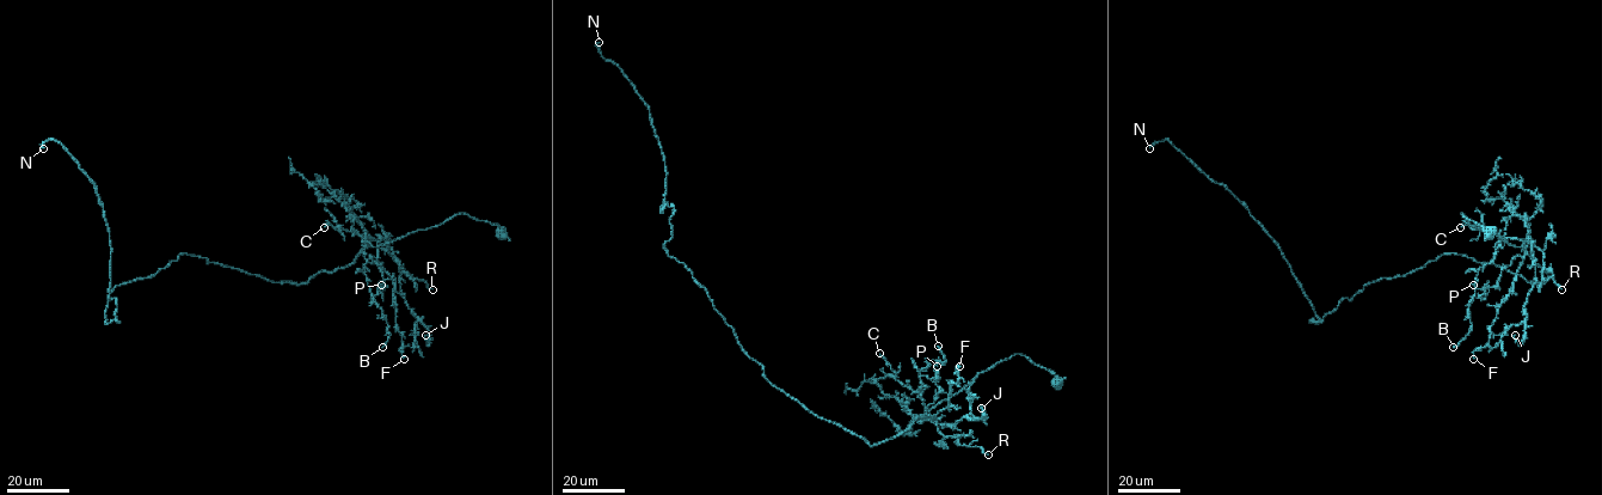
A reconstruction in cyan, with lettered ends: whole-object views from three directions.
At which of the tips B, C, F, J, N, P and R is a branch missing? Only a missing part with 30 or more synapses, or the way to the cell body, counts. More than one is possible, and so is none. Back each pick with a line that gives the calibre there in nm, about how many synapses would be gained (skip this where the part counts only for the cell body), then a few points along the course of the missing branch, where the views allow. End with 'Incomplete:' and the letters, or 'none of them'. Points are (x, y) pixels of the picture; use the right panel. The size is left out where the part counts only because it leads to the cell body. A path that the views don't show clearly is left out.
N: 220 nm thick; about 60 synapses; missing branch runs (1149, 148), (1135, 159), (1111, 146)
Incomplete: N

